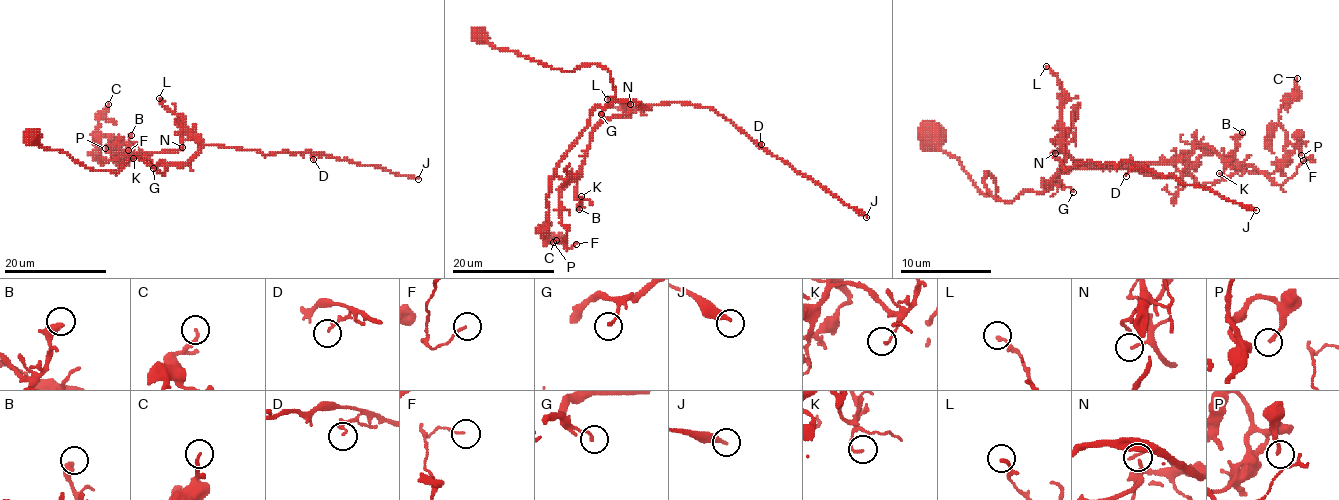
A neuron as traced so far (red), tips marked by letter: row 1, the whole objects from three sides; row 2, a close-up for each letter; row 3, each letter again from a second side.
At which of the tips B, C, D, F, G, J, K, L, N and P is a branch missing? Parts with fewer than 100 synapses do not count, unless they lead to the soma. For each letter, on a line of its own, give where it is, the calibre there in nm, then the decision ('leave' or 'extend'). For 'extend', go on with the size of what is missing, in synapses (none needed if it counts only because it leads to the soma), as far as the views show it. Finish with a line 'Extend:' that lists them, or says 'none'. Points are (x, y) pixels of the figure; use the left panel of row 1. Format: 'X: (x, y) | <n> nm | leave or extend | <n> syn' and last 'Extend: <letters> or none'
B: (131, 135) | 280 nm | leave
C: (108, 104) | 180 nm | leave
D: (313, 159) | 130 nm | leave
F: (128, 150) | 90 nm | leave
G: (153, 168) | 150 nm | leave
J: (418, 179) | 280 nm | leave
K: (133, 158) | 110 nm | leave
L: (159, 98) | 180 nm | leave
N: (182, 147) | 130 nm | leave
P: (105, 148) | 180 nm | leave
Extend: none

